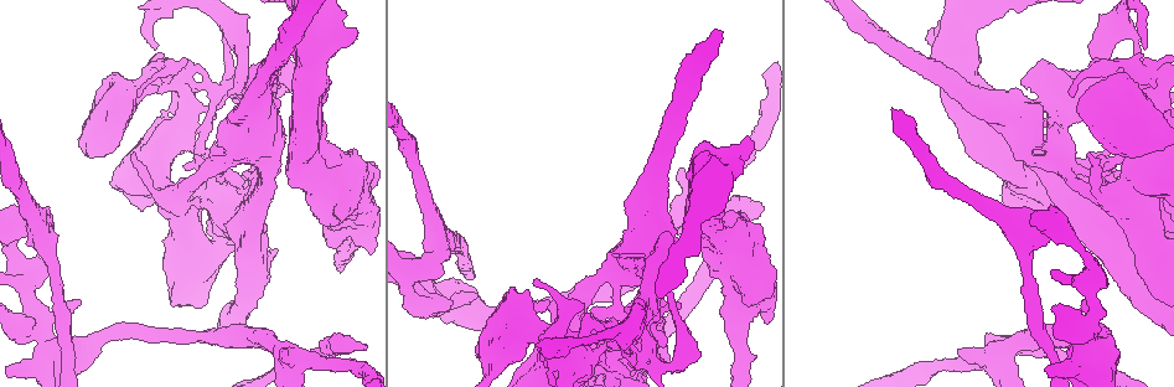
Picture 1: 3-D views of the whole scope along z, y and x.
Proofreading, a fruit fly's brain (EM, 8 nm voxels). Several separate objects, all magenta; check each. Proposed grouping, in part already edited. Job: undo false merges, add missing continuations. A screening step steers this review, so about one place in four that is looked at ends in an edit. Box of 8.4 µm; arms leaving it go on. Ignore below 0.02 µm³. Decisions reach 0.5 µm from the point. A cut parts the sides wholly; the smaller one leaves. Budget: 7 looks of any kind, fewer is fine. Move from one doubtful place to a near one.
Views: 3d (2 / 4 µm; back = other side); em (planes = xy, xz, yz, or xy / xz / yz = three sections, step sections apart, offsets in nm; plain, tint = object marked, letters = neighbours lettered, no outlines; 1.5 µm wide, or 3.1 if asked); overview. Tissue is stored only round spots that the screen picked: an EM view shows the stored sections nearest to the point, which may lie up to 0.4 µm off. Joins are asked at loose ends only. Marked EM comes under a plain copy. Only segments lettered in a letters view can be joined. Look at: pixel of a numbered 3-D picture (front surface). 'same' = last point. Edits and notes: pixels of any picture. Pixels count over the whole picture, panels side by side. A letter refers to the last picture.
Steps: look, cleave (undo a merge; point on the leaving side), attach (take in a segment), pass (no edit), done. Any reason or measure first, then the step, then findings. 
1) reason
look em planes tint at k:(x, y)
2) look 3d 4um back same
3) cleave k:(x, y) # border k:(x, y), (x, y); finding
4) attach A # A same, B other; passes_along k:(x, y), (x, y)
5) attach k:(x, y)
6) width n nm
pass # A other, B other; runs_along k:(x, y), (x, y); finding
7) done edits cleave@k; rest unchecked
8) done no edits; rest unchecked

an open end
look 3d 2um at 1:(927, 33)

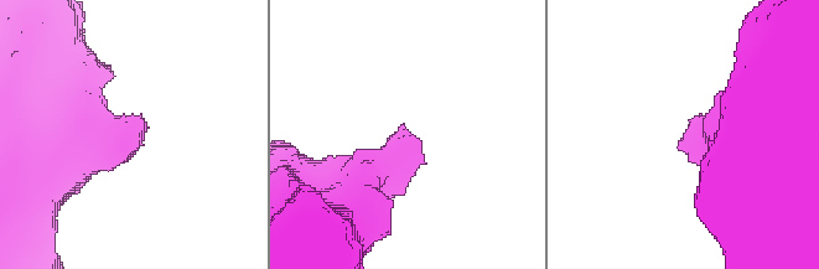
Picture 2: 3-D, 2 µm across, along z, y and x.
look em xy step 4 tint at 2:(417, 138)

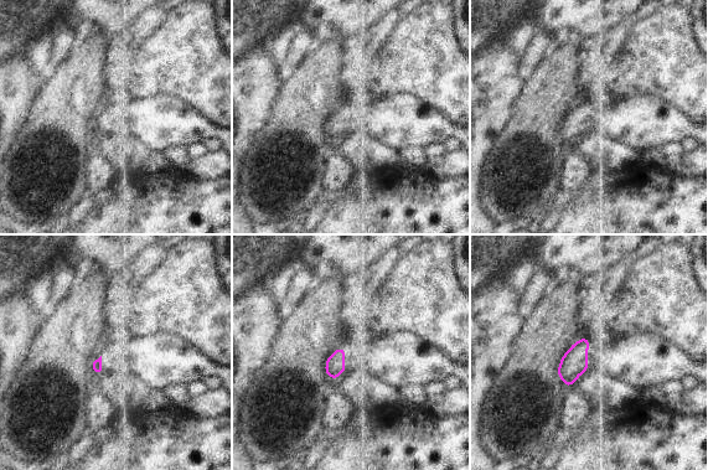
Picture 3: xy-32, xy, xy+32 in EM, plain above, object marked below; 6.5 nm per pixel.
look em planes letters same

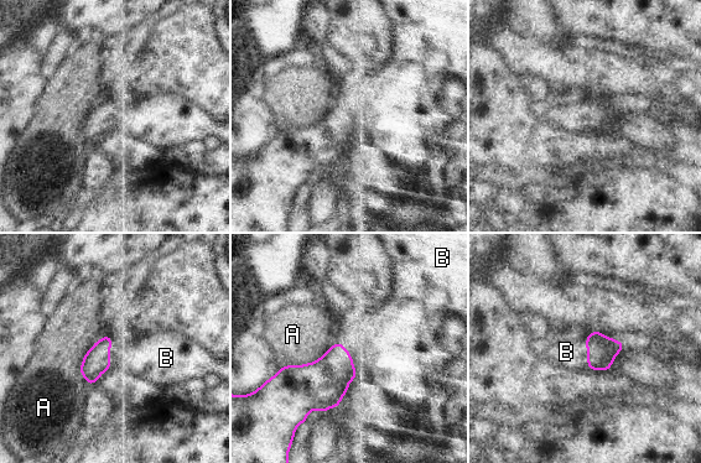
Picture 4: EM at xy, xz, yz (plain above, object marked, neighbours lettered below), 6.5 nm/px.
attach B # A other, B same; it goes on there

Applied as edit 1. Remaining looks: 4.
branch stops here
look 3d 4um at 1:(1088, 155)

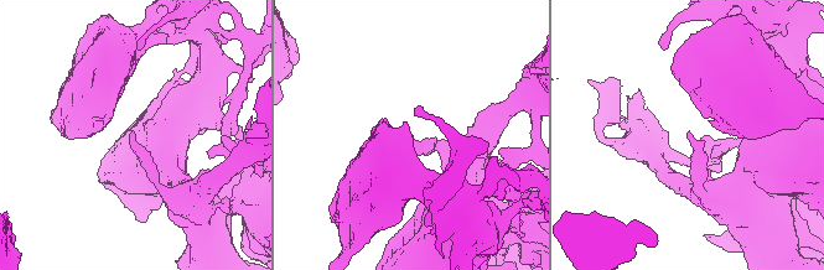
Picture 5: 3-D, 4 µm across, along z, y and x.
look em planes tint at 5:(689, 134)

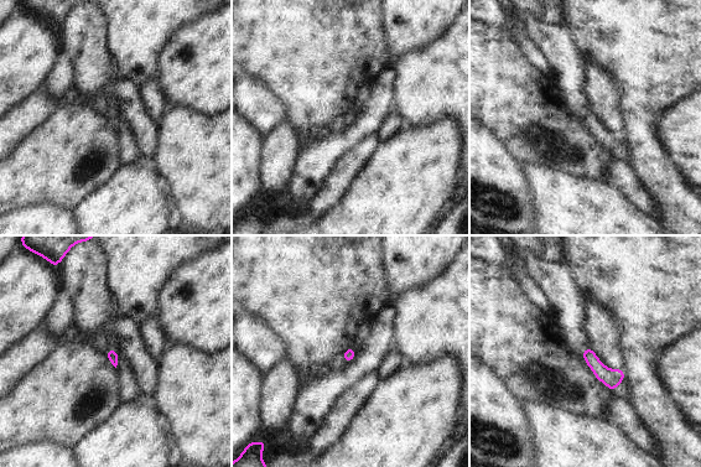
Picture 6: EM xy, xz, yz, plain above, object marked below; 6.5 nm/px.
what lies round it
look em planes letters same

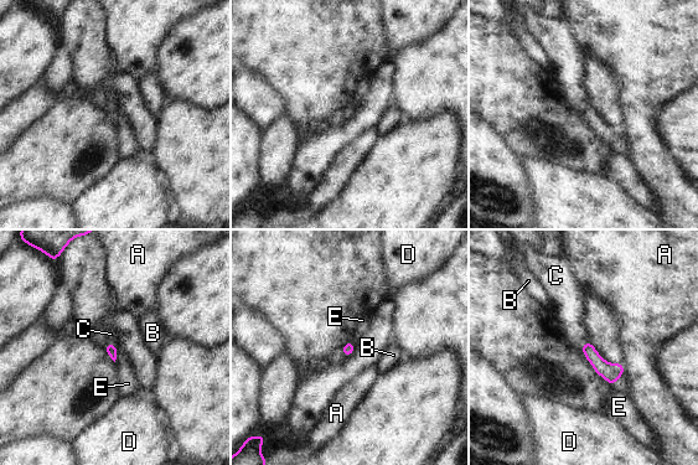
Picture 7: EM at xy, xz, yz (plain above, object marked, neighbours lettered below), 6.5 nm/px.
attach C # A other, B other, C same, D other, E other; passes_along 7:(610, 372), (585, 344), (569, 309); it goes on there

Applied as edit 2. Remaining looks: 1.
done edits attach@4, attach@7; rest unchecked

